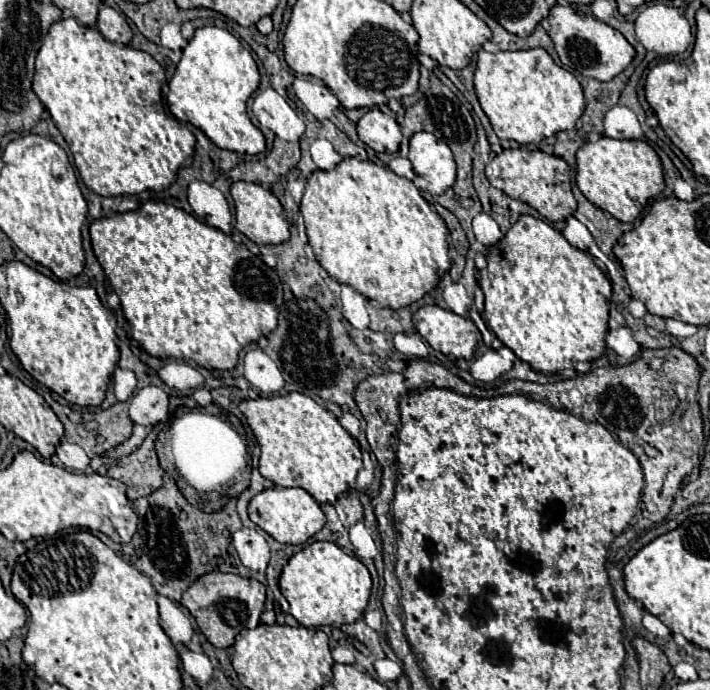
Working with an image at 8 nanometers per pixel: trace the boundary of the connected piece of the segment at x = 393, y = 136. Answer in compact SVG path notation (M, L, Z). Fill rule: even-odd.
M371 108L357 122L357 134L365 146L375 152L395 154L401 144L401 130L393 114L383 114L379 108Z

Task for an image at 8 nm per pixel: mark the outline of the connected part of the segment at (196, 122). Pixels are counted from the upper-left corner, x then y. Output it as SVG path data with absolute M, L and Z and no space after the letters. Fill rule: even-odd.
M201 26L185 46L169 82L167 104L177 120L201 128L219 148L241 154L259 154L265 150L265 138L247 116L247 98L257 88L259 70L241 40L225 28Z

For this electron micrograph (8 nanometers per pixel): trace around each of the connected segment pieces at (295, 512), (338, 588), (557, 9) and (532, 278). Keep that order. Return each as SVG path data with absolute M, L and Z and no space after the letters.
M269 488L249 502L249 518L281 544L303 544L325 526L325 514L303 488Z
M313 542L293 554L279 579L280 609L297 618L301 626L343 626L359 620L369 602L371 576L359 558L345 554L333 542Z
M557 4L551 8L549 14L549 36L555 44L555 50L563 62L563 66L571 72L577 72L587 78L595 78L601 82L609 82L613 76L621 74L633 60L635 48L625 40L621 32L607 26L605 22L597 20L591 14L585 14L573 6Z
M521 216L507 234L487 250L487 266L479 270L479 286L485 296L481 318L495 332L495 336L511 348L533 370L551 374L575 368L577 362L597 360L605 352L605 334L609 320L611 282L595 266L593 258L573 248L559 230L535 216Z

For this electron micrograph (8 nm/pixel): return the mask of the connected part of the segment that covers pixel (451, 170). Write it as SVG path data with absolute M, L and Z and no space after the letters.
M417 132L409 140L409 160L413 164L413 170L417 176L427 180L427 192L429 194L443 194L455 184L455 160L449 150L449 146L443 140L437 140L429 132Z

